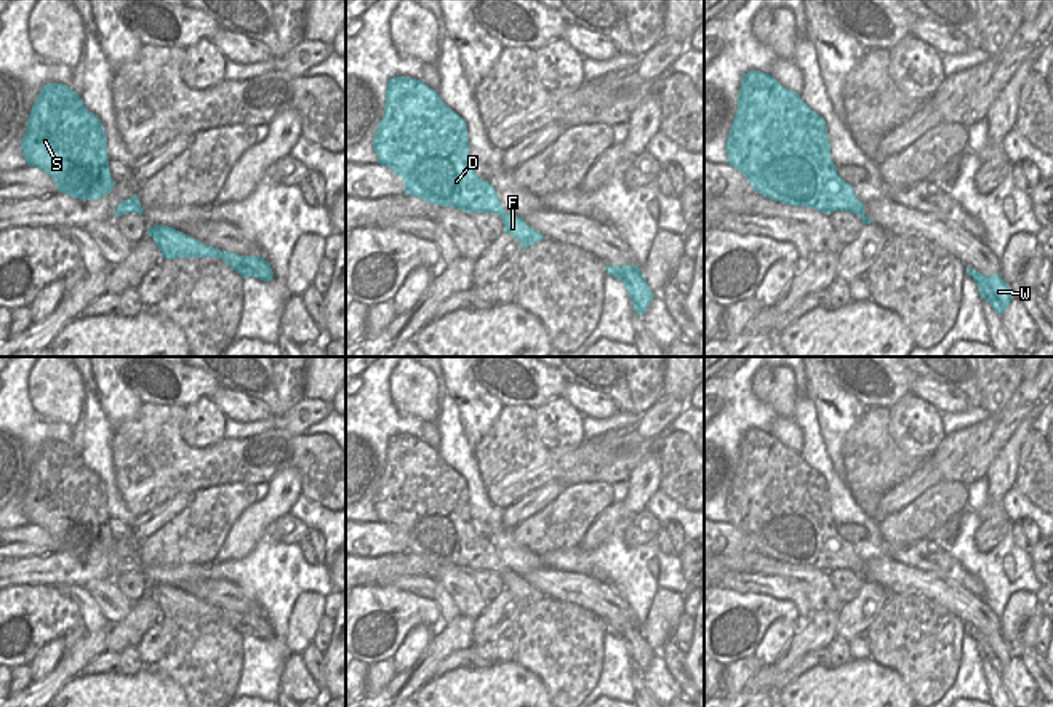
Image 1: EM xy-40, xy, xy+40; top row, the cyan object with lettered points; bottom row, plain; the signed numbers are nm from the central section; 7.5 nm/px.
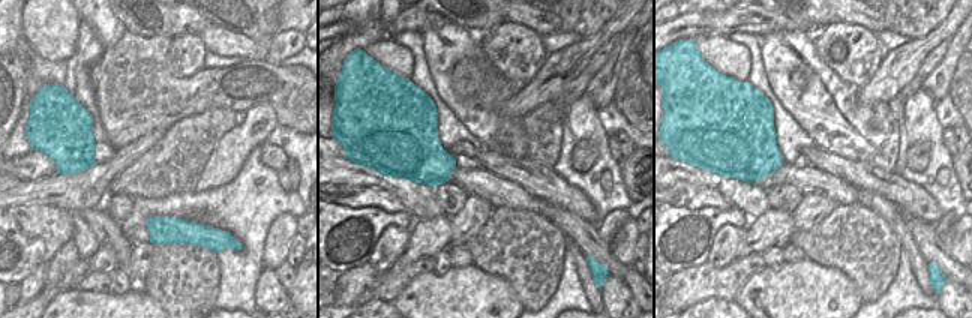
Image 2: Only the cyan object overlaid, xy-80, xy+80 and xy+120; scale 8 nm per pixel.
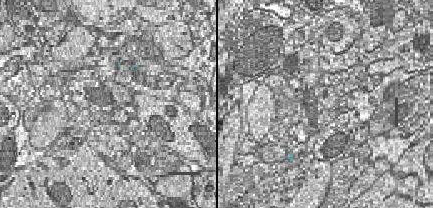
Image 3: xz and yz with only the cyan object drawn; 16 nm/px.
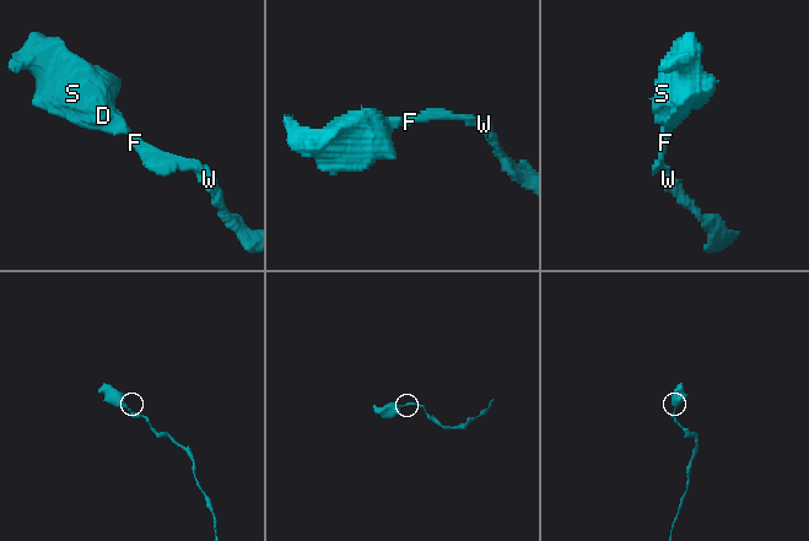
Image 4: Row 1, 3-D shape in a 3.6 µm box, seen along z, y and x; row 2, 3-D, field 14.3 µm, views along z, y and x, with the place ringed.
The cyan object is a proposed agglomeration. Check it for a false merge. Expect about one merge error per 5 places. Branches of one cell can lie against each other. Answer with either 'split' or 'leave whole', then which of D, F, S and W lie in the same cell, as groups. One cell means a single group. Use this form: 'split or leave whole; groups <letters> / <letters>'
leave whole; groups D F S W

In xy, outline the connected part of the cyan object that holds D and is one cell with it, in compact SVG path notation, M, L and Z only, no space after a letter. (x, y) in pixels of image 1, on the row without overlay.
M389 438L373 507L378 521L402 536L406 553L467 571L496 571L523 608L546 597L504 569L494 545L472 526L467 481L421 438Z

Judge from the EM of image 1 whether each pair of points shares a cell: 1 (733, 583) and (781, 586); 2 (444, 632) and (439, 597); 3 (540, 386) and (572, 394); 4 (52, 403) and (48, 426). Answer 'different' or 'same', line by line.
1: same
2: different
3: different
4: different

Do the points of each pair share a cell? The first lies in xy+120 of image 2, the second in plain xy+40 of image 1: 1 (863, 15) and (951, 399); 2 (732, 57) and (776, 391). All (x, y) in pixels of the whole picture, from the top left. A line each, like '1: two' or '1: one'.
1: one
2: one

